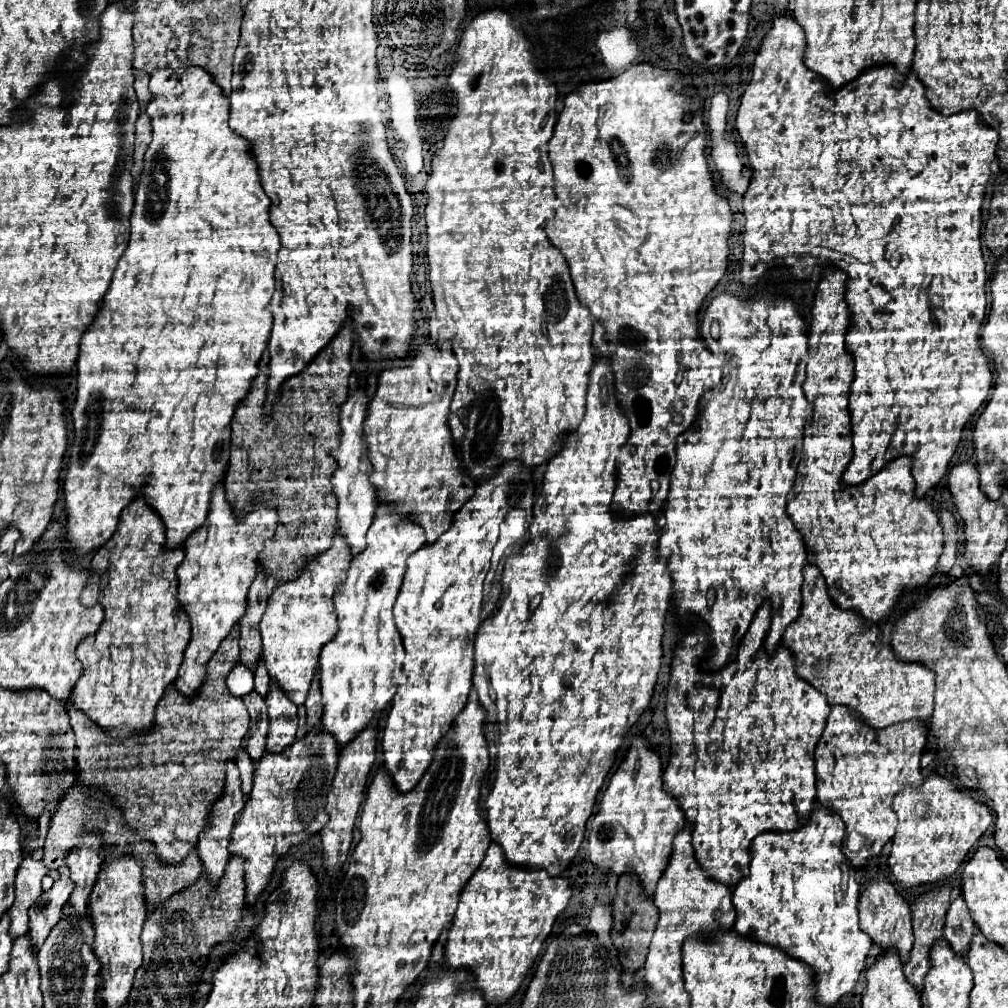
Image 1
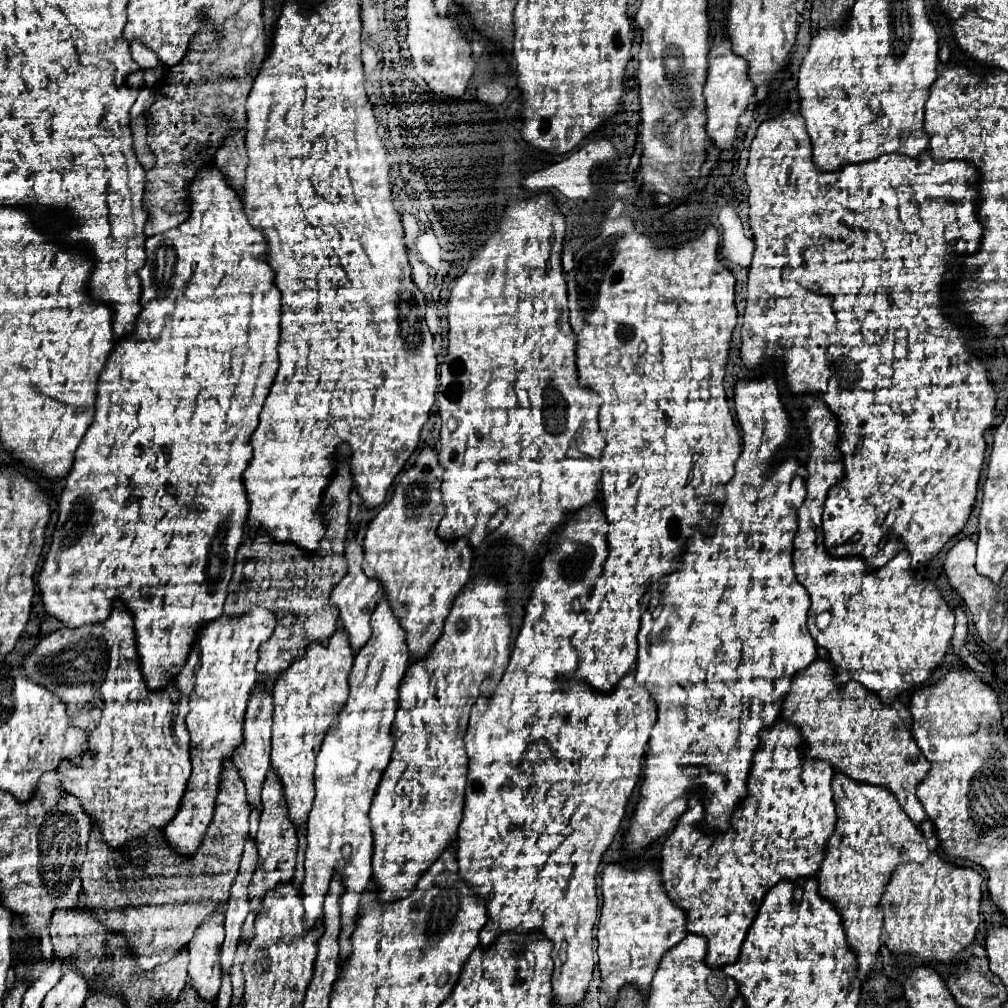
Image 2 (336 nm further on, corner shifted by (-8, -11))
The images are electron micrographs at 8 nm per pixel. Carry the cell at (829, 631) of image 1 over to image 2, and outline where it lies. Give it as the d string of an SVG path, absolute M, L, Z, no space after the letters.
M815 660L791 680L781 718L799 728L811 758L829 762L835 772L841 772L851 780L891 790L903 806L903 812L907 812L917 826L927 818L915 796L915 788L929 772L929 762L915 744L911 714L901 702L885 706L861 684L839 690L829 660Z

